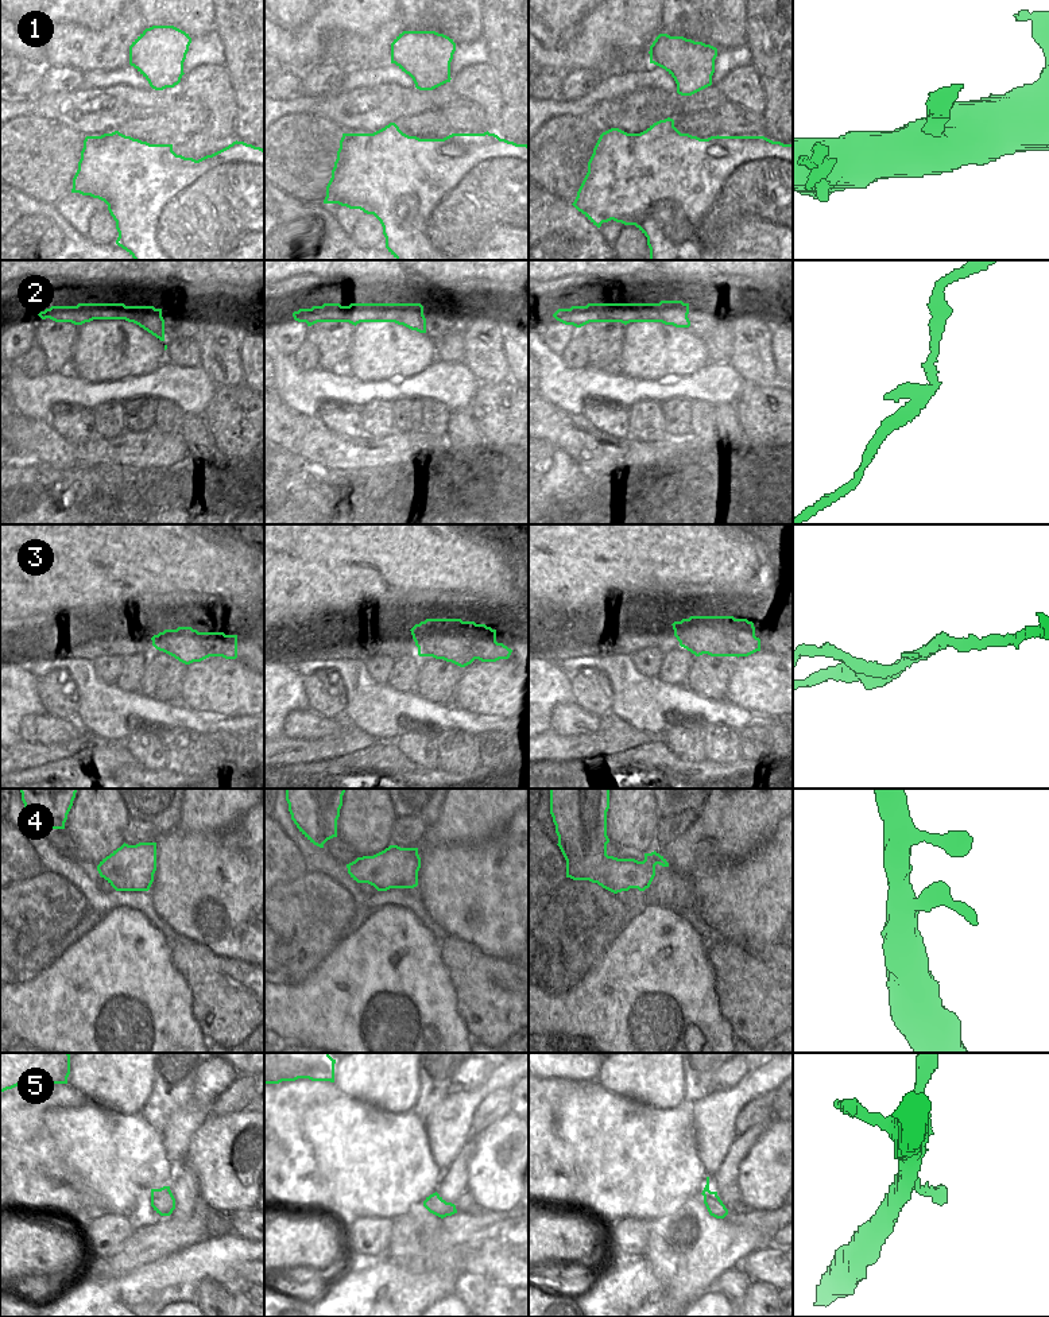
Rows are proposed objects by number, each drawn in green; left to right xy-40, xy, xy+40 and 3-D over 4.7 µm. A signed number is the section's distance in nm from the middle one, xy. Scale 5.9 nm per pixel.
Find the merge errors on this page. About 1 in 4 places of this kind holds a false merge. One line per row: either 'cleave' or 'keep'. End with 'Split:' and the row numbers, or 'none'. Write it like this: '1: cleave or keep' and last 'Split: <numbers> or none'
1: keep
2: keep
3: cleave
4: keep
5: keep
Split: 3

